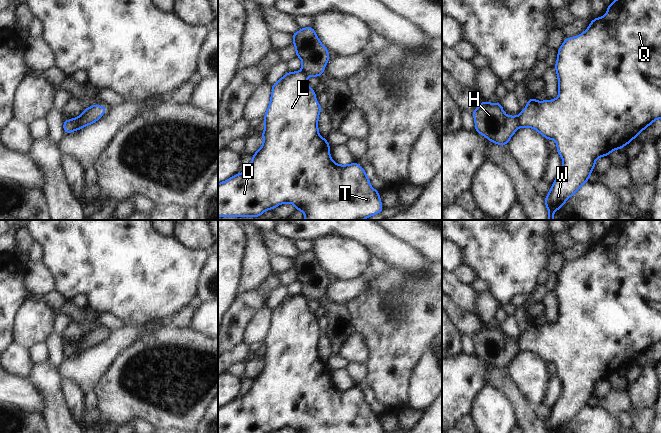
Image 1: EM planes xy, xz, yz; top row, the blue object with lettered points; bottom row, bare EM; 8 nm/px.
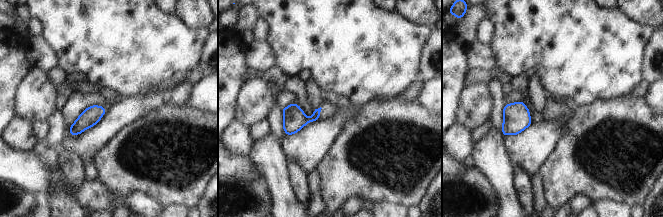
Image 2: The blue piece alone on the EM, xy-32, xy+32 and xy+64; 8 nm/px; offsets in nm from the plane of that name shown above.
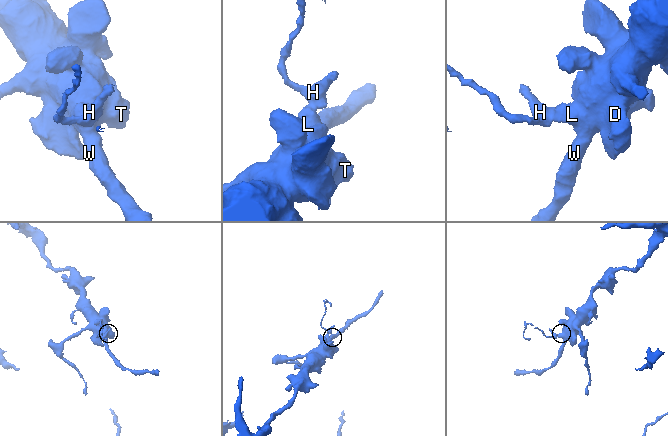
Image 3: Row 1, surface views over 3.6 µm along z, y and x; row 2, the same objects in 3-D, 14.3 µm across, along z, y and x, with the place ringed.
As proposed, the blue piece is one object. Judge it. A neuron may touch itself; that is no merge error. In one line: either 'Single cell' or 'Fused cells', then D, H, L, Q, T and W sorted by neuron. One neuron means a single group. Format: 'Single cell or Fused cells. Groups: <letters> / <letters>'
Fused cells. Groups: D L Q T W / H

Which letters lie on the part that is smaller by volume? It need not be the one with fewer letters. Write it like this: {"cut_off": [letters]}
{"cut_off": ["H"]}

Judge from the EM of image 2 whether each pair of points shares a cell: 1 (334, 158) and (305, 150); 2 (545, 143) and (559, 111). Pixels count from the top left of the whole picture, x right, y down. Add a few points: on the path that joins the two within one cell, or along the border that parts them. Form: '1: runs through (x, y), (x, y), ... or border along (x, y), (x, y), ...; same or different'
1: border along (338, 135), (315, 168); different
2: border along (570, 113), (558, 121), (544, 120); different

